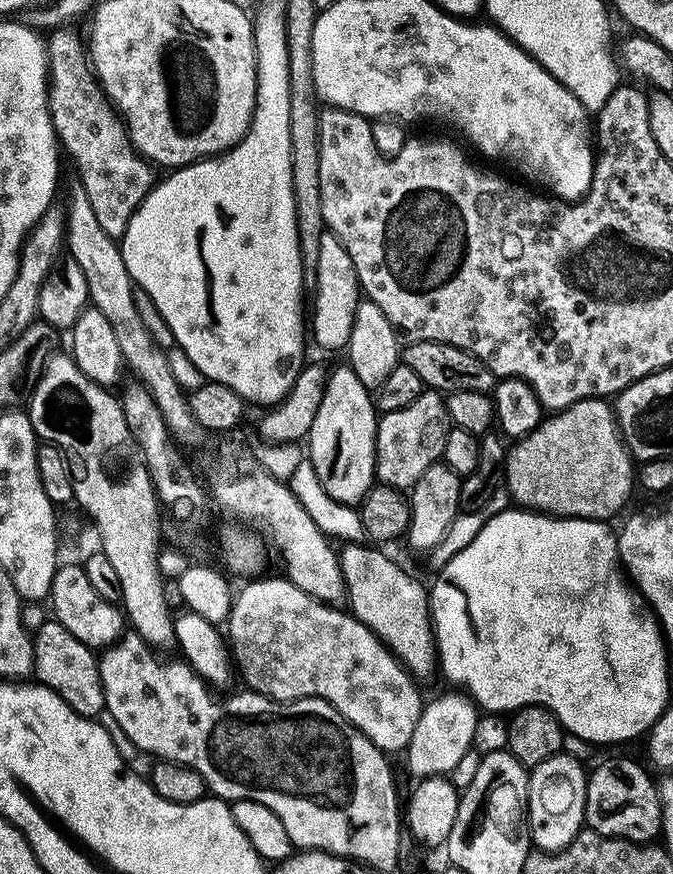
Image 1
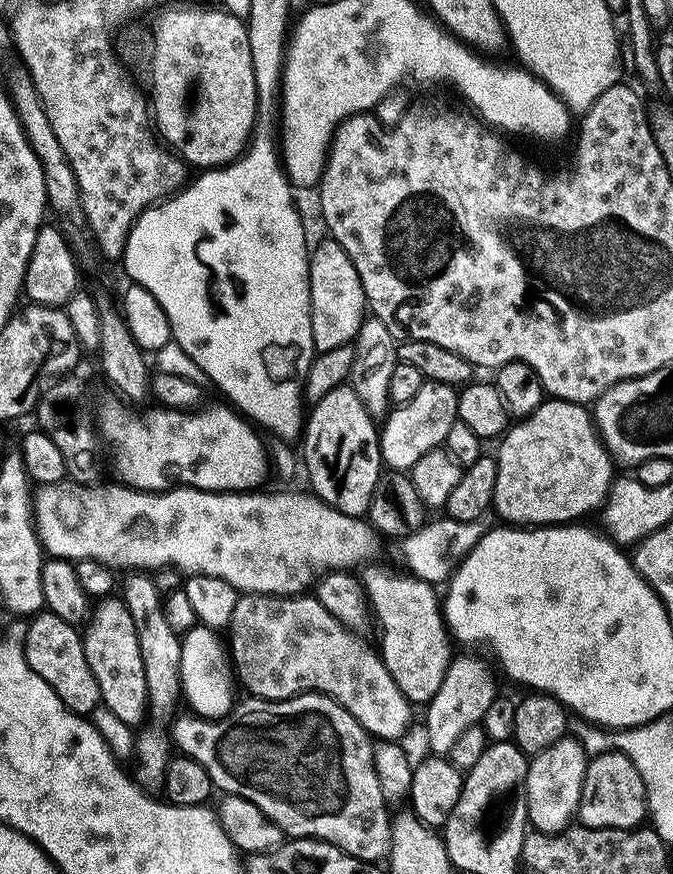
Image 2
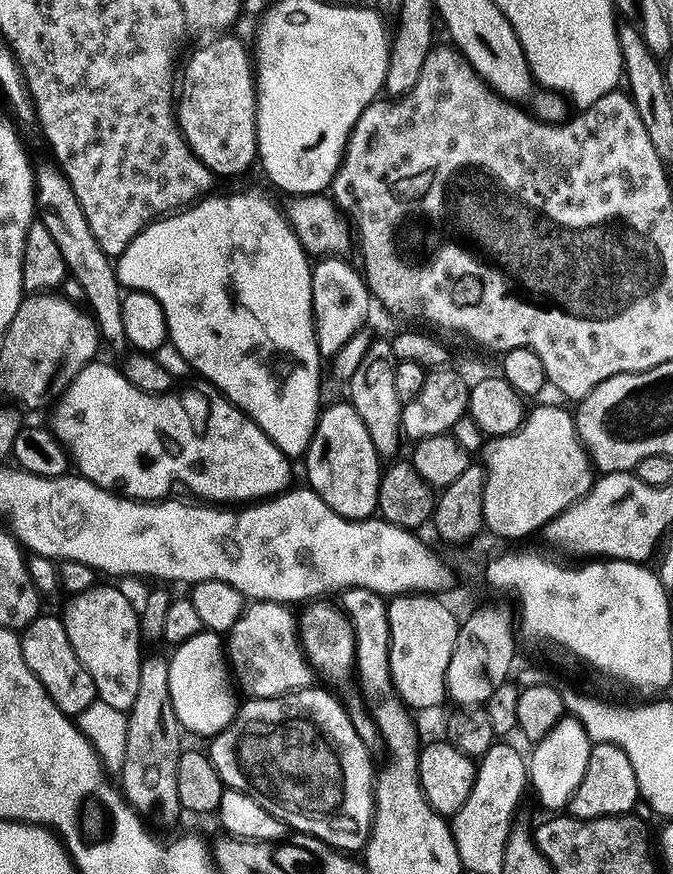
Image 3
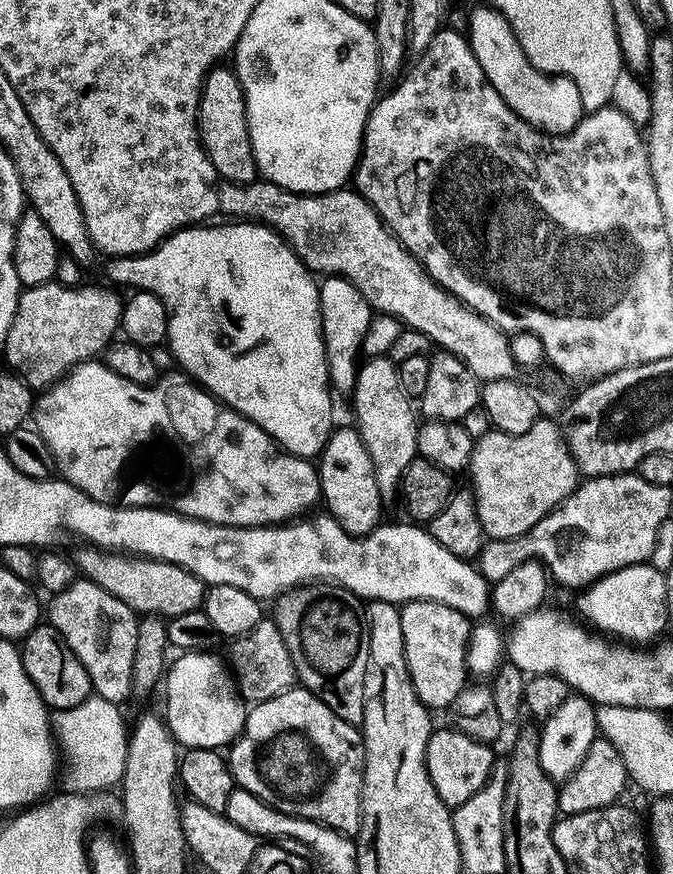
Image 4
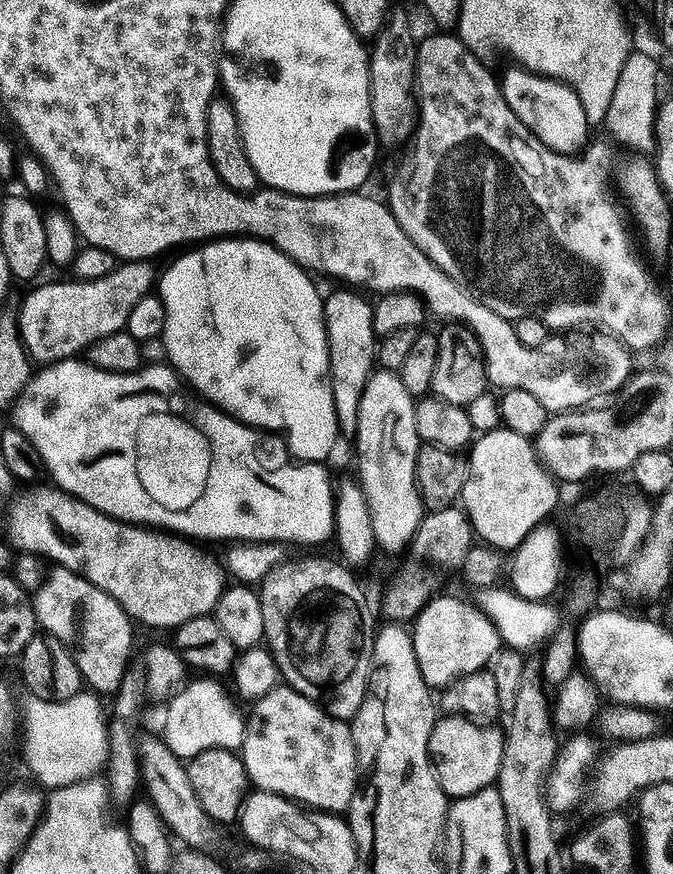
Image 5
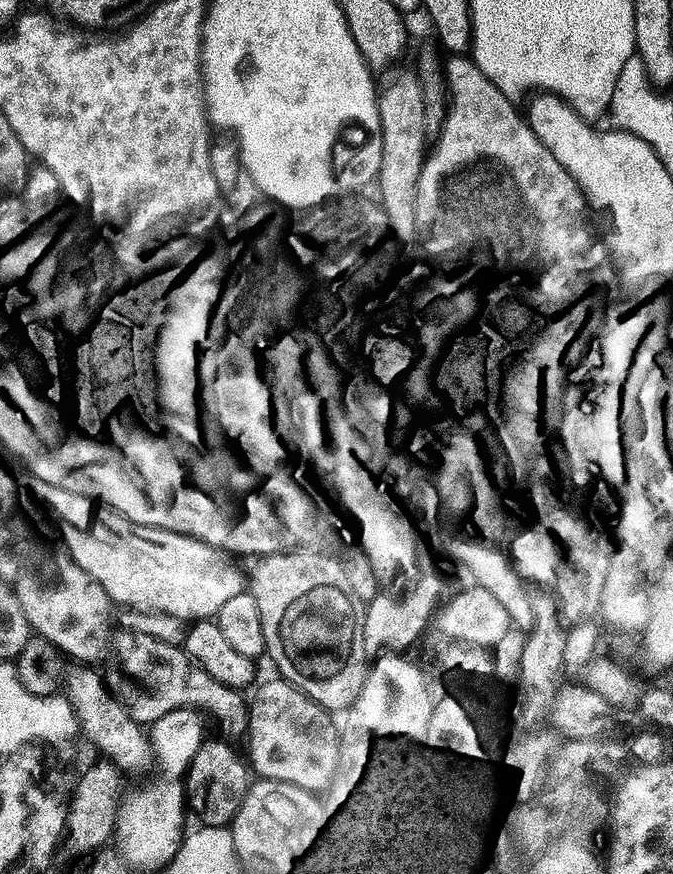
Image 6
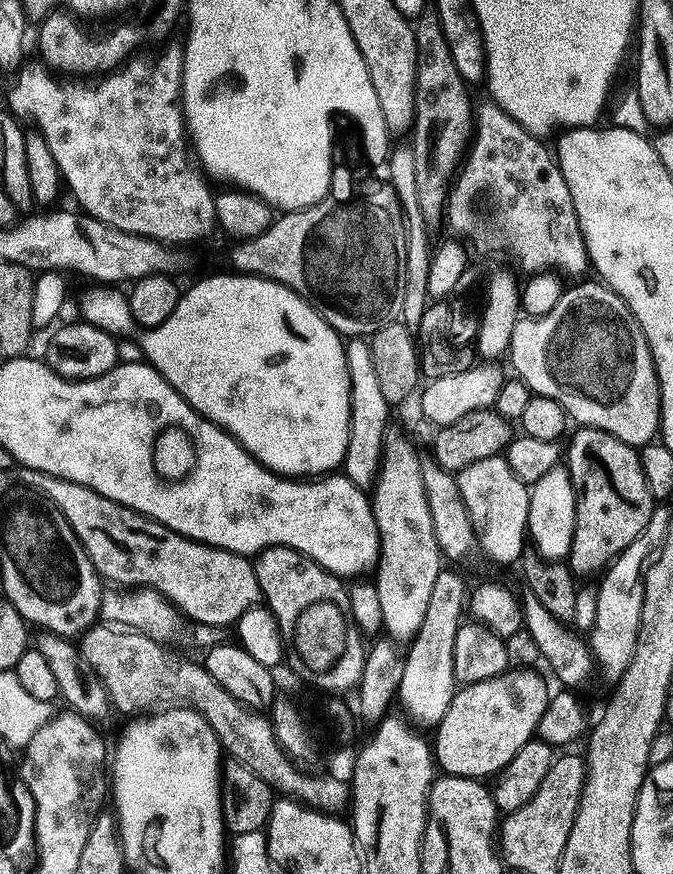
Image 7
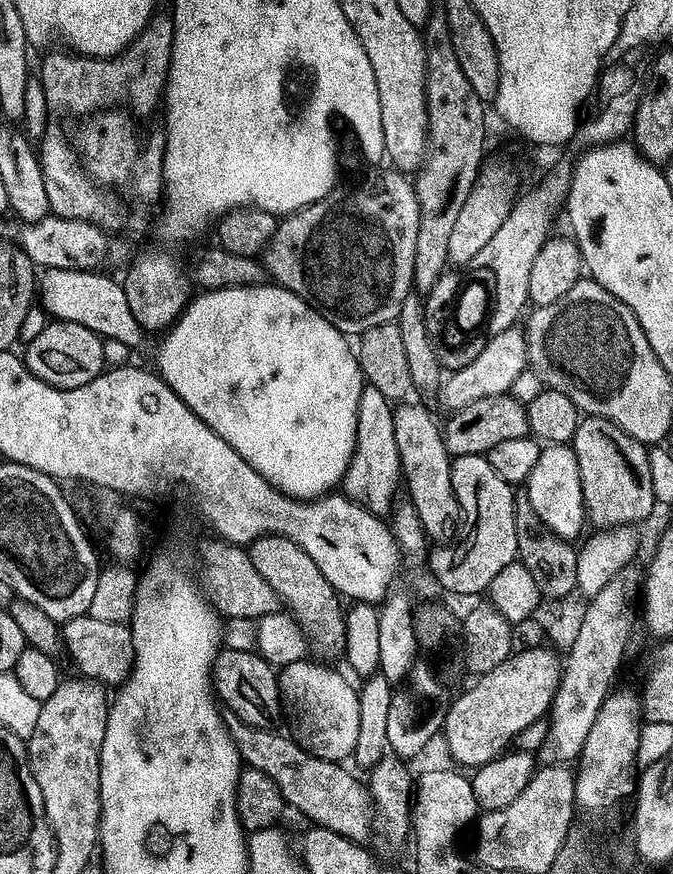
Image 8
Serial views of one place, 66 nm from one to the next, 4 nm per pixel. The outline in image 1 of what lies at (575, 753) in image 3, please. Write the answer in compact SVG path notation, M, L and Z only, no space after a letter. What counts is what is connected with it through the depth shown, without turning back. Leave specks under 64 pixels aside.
M560 753L534 768L529 777L529 835L543 852L561 852L573 844L587 820L585 818L588 772L585 763L568 753Z

